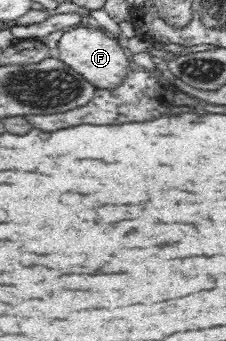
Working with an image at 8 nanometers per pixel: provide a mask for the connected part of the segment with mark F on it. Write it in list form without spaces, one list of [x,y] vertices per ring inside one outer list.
[[[77,27],[64,30],[58,42],[58,52],[56,54],[72,70],[84,77],[94,89],[114,90],[122,86],[124,78],[128,77],[130,62],[126,57],[126,52],[122,50],[117,39],[110,36],[100,27]]]

